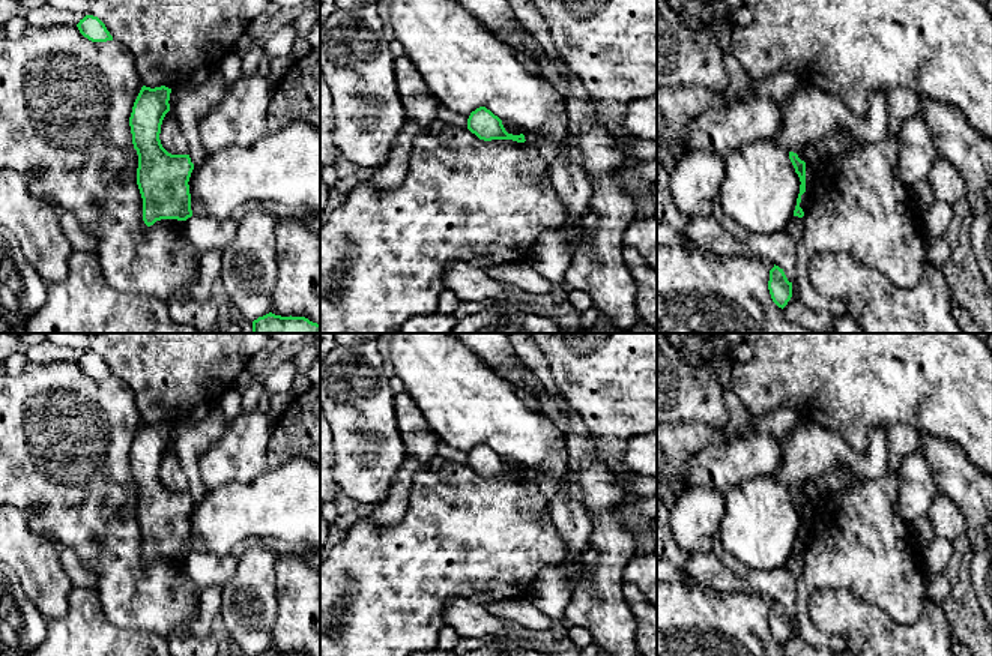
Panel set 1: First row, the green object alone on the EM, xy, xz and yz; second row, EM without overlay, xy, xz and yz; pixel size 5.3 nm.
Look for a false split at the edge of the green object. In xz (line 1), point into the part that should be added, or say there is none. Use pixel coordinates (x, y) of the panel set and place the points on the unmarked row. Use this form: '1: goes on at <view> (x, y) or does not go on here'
1: does not go on here

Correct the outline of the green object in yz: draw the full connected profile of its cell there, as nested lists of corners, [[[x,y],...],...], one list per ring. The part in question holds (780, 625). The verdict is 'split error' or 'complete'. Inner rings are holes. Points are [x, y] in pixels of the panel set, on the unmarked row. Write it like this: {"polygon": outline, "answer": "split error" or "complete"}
{"polygon": [[[774,600],[770,606],[768,626],[773,638],[779,644],[785,644],[792,633],[792,618],[788,617],[783,605]]], "answer": "complete"}

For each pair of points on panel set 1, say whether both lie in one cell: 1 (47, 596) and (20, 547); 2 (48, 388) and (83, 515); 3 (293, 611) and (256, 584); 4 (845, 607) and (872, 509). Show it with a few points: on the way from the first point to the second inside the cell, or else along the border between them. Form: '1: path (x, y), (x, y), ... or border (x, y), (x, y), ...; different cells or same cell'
1: path (45, 584), (38, 565), (32, 559); same cell
2: path (53, 419), (53, 442), (75, 484); same cell
3: border (275, 565), (277, 619), (271, 634); different cells
4: border (813, 590), (849, 590), (880, 610); different cells

